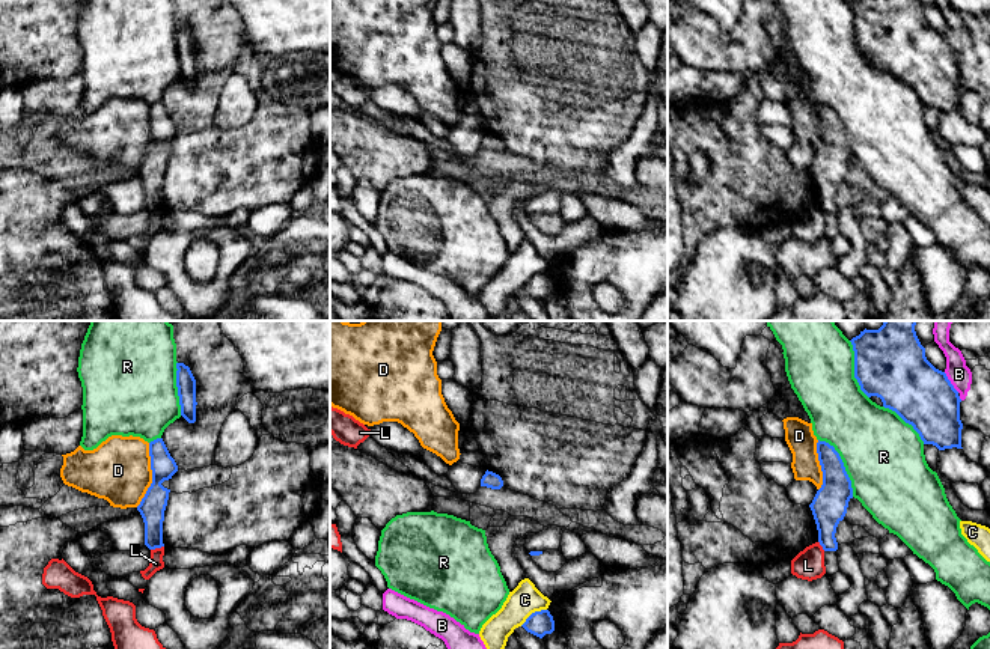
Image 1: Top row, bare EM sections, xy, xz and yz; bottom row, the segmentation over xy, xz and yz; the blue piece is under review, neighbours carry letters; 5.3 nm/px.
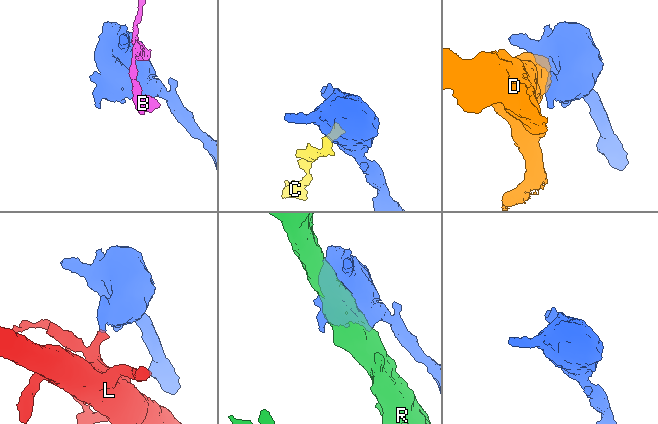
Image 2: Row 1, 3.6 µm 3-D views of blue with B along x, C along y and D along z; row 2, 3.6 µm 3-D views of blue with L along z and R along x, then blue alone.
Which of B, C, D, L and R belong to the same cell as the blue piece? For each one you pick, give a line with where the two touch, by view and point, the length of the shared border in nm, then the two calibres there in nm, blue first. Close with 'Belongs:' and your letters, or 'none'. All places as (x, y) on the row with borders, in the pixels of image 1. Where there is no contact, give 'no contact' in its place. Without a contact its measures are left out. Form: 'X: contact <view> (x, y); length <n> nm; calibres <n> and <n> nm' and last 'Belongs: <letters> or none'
Belongs: none

